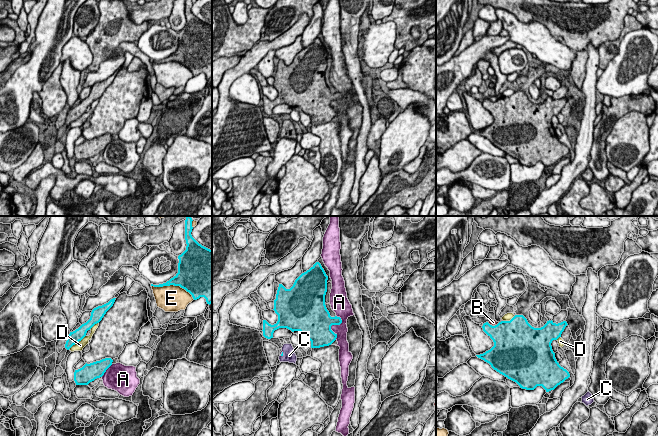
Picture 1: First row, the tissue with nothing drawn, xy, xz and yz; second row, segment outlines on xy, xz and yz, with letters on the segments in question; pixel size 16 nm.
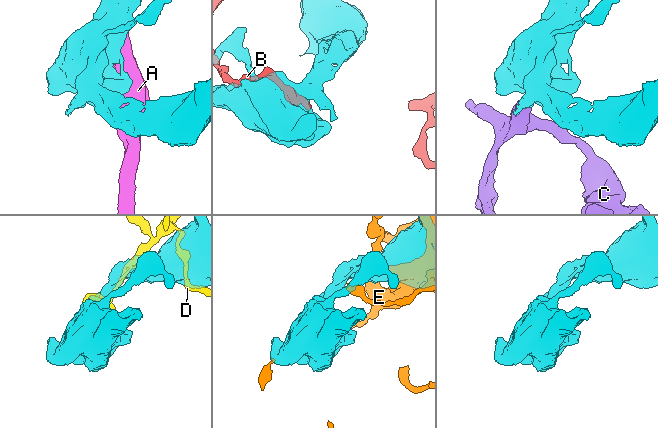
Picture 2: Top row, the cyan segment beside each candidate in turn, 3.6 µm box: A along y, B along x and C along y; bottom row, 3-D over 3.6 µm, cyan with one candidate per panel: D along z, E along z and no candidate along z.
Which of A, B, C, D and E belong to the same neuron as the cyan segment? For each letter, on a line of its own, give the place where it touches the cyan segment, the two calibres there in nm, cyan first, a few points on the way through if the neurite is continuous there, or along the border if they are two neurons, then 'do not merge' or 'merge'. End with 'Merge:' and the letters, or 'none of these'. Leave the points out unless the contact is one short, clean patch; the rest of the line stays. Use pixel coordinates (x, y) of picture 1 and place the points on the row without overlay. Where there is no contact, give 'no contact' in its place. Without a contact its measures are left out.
A: xz (333, 100) | 440/200 nm | do not merge
B: yz (493, 102) | 440/100 nm | do not merge
C: xz (282, 130) | 30/200 nm | across xz (282, 128), (282, 130), (289, 131) | merge
D: xy (76, 119) | 200/140 nm | do not merge
E: xy (173, 60) | 360/420 nm | do not merge
Merge: C

